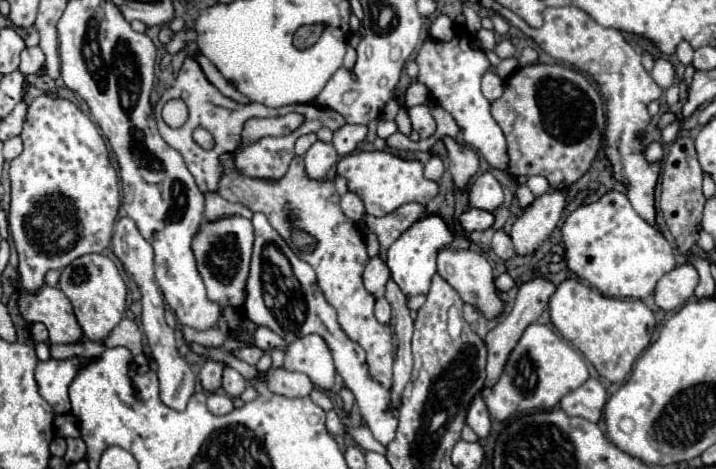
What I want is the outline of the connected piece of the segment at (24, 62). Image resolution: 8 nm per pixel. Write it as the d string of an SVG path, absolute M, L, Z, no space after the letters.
M25 47L21 51L21 65L19 65L19 71L23 75L33 75L37 73L45 63L45 55L41 51L41 47Z

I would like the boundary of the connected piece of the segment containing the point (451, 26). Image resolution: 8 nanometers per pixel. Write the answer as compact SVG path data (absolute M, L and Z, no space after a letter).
M439 15L431 23L431 37L437 41L451 41L455 37L455 23L447 15Z

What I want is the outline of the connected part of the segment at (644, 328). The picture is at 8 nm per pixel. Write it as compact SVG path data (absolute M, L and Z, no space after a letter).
M567 279L557 287L549 301L549 315L563 339L577 347L597 373L611 383L621 383L629 375L635 359L651 343L655 331L655 317L641 301L605 297L573 279Z

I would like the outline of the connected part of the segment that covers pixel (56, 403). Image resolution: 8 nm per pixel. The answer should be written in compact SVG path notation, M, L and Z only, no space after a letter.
M81 357L67 359L67 361L39 361L35 369L35 379L39 383L39 393L41 397L53 407L57 415L69 413L69 397L67 397L67 387L75 377L75 369L79 369L79 361L87 361Z

